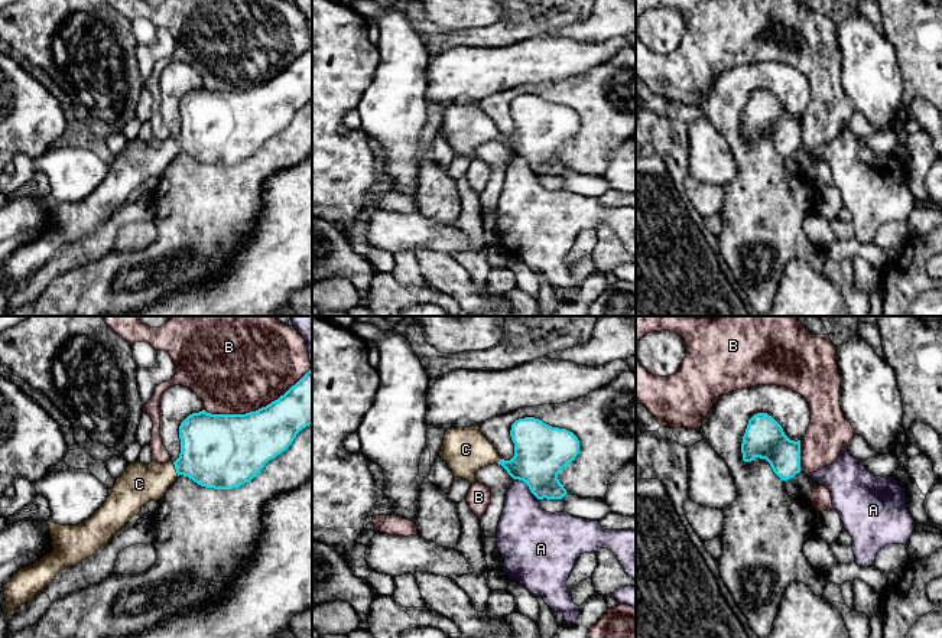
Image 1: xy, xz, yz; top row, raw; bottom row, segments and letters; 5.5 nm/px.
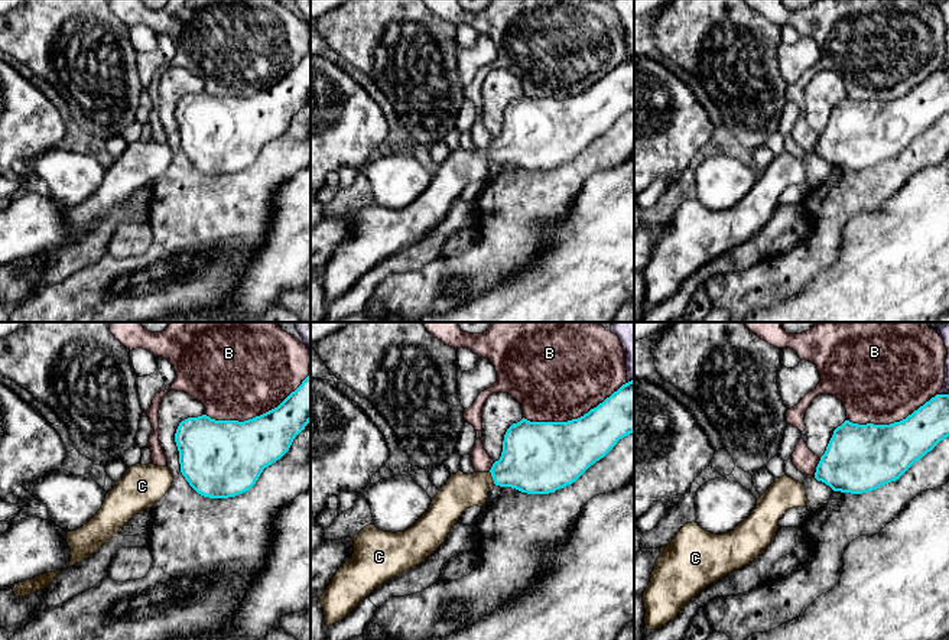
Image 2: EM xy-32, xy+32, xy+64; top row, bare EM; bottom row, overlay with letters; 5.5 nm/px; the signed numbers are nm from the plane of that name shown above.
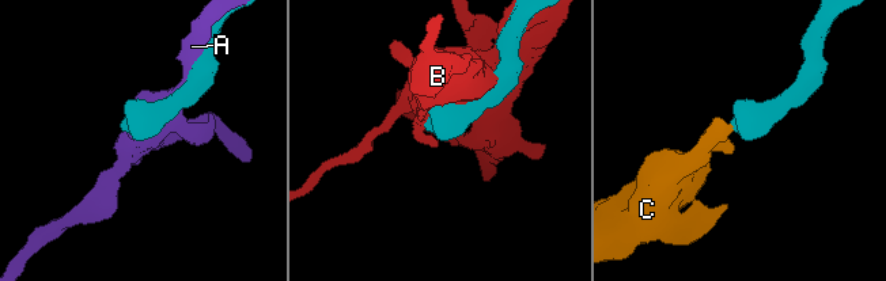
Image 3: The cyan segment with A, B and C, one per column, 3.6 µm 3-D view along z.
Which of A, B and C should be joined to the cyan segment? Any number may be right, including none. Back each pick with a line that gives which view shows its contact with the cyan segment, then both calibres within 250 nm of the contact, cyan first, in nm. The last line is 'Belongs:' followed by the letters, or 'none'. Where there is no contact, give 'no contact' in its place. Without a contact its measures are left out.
C: contact in xy; calibres 400 and 220 nm
Belongs: C

